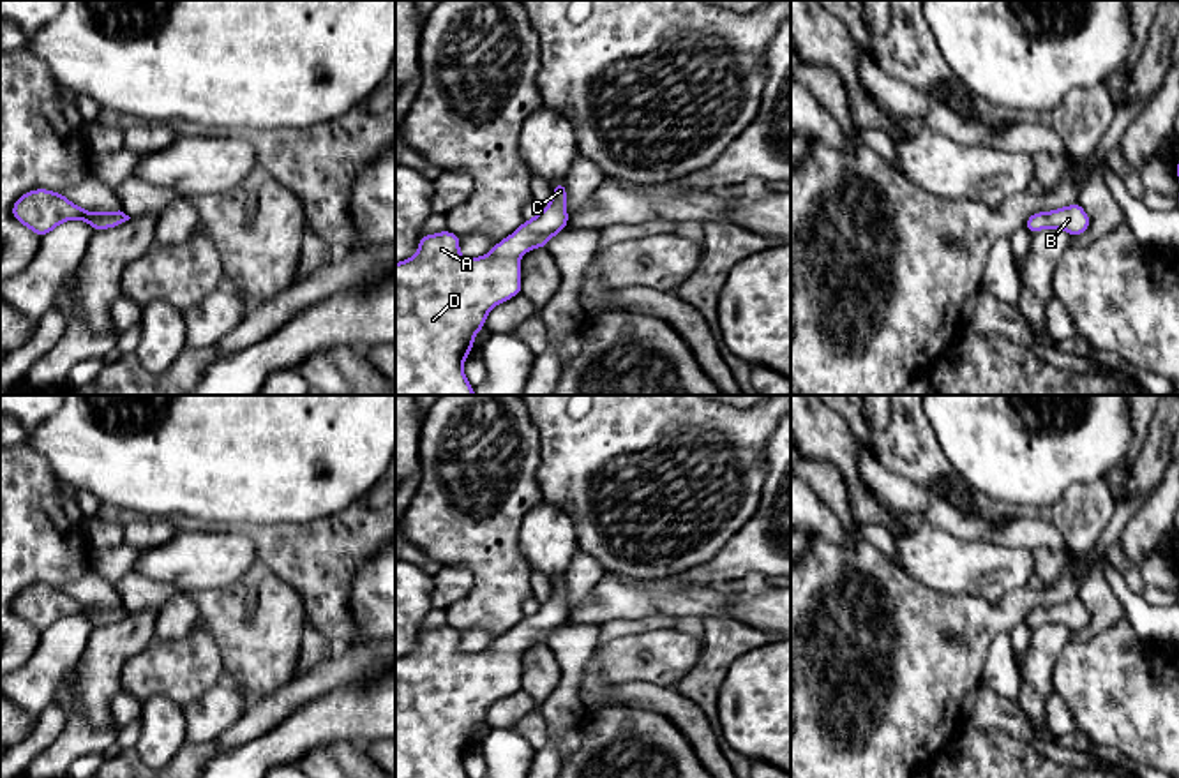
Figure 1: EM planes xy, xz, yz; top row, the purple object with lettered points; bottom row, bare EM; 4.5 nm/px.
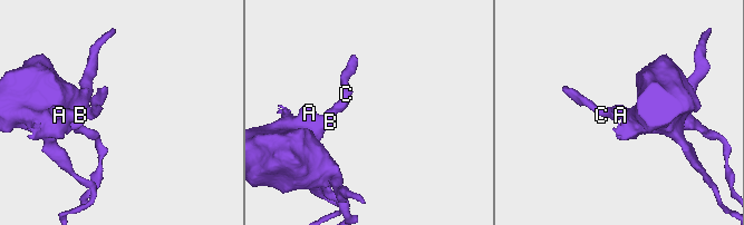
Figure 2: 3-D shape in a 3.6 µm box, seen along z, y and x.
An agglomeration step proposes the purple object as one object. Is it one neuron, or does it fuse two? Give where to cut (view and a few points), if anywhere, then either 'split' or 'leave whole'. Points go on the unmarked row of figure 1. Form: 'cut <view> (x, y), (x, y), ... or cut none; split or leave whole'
cut none; leave whole

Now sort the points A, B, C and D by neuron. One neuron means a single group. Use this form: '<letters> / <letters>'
A B C D

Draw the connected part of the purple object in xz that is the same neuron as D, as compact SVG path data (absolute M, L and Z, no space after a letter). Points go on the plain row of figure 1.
M558 577L549 600L480 653L461 653L461 632L445 625L418 633L418 647L395 658L395 778L469 778L462 759L489 706L522 688L519 653L568 623L567 580Z

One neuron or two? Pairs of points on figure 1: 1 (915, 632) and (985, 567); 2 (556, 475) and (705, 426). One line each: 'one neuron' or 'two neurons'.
1: two neurons
2: one neuron

